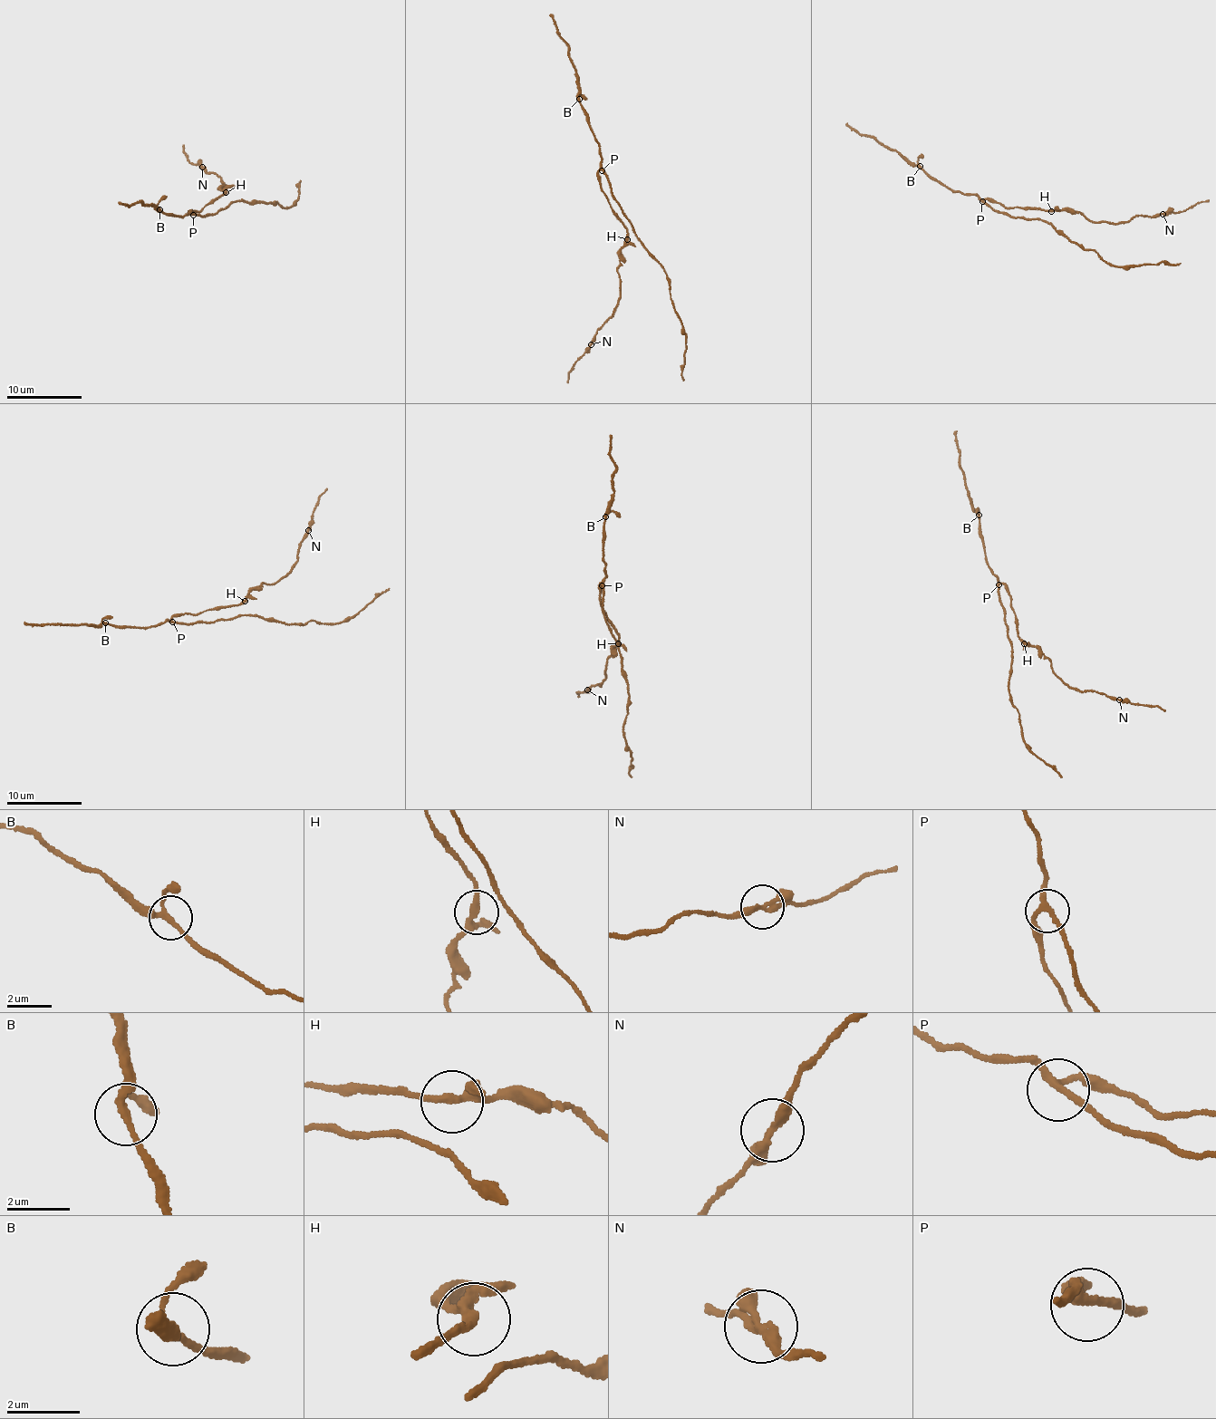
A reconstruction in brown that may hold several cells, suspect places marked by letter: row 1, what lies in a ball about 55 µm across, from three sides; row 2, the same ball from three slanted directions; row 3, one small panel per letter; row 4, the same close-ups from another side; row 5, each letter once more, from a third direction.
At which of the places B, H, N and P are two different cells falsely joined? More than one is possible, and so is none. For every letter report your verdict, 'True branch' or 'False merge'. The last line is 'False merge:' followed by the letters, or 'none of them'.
B: True branch
H: True branch
N: True branch
P: True branch
False merge: none of them

